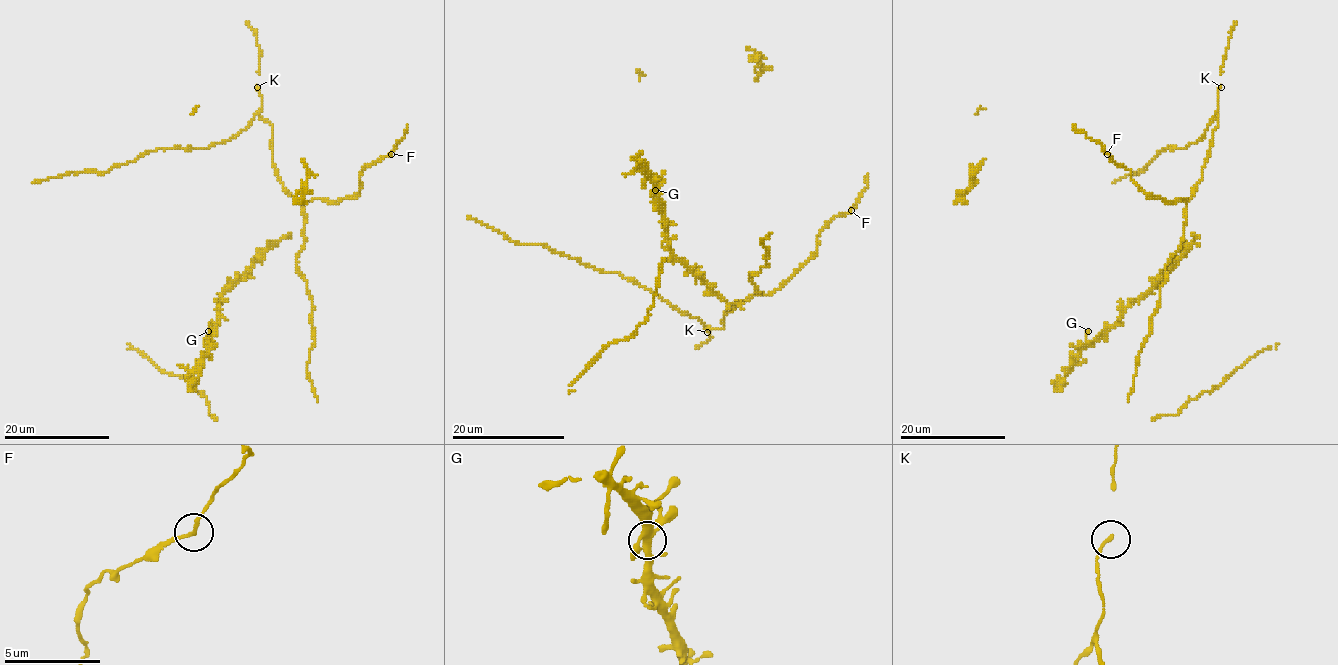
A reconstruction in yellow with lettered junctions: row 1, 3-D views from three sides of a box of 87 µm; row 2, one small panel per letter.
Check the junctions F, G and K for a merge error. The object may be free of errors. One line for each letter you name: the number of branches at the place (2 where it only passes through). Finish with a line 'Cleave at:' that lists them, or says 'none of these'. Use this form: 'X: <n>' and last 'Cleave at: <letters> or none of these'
Cleave at: none of these

